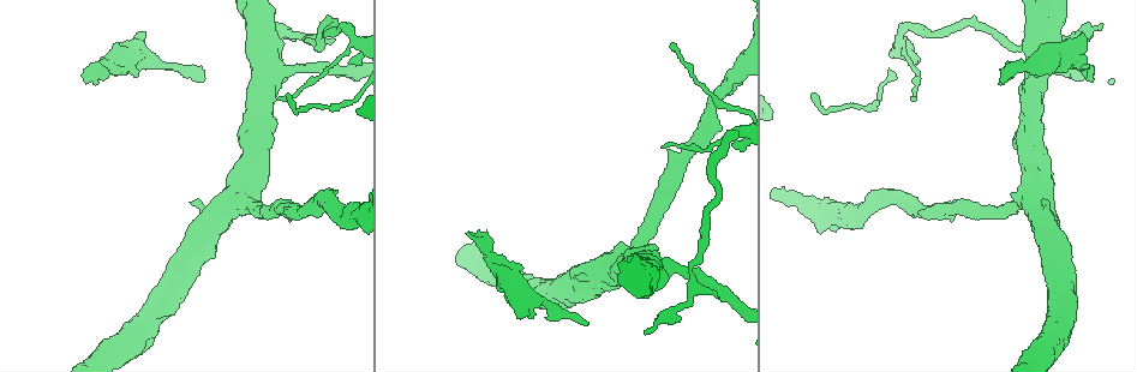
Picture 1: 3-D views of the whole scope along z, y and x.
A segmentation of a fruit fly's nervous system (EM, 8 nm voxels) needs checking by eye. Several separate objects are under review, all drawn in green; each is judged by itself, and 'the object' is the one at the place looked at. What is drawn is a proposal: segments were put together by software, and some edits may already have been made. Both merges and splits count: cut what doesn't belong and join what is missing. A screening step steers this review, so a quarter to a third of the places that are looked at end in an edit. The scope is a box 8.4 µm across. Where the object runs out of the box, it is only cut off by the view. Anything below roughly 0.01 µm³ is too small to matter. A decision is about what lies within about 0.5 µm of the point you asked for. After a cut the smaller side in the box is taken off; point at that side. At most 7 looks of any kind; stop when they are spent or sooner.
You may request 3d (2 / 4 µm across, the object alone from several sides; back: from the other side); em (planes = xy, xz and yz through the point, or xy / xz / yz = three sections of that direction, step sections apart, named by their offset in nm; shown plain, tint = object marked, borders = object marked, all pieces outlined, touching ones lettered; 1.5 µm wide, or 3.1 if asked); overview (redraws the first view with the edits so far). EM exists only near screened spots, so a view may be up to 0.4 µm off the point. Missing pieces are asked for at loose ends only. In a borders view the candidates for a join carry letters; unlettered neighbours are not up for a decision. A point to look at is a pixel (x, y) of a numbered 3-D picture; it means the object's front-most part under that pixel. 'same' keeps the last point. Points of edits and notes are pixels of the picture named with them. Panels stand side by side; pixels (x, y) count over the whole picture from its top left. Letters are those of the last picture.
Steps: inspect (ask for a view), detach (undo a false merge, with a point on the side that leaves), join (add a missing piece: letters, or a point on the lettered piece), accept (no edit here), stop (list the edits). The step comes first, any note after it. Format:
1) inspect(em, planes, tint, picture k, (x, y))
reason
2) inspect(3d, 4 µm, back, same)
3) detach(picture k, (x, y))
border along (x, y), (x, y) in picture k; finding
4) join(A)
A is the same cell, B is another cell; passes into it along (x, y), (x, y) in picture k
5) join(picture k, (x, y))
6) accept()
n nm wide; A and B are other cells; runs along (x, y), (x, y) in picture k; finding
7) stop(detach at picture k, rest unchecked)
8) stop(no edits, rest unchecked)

inspect(em, xz, step 8, borders, picture 1, (1103, 24))
thin end

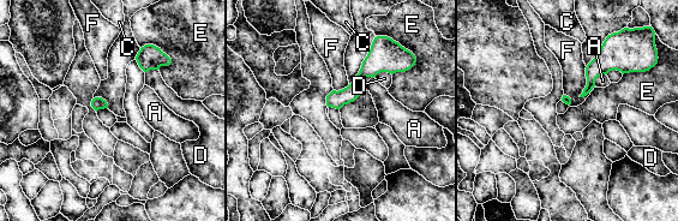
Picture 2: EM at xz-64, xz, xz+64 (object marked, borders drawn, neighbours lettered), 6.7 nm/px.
accept()
A, C, D, E and F are other cells; border along (362, 91), (340, 109) in picture 2; no lettered piece goes on from it

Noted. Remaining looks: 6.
inspect(3d, 4 µm, picture 1, (1003, 73))
branch stops here

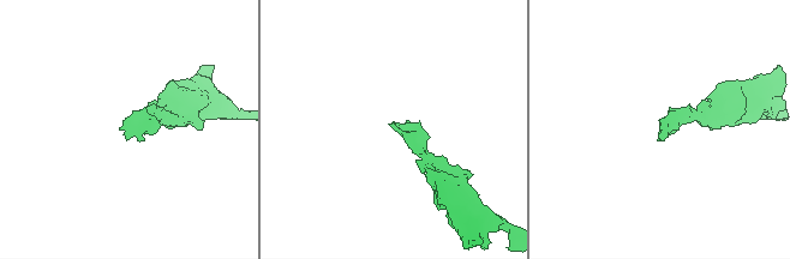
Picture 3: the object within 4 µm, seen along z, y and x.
inspect(em, planes, borders, picture 3, (661, 128))

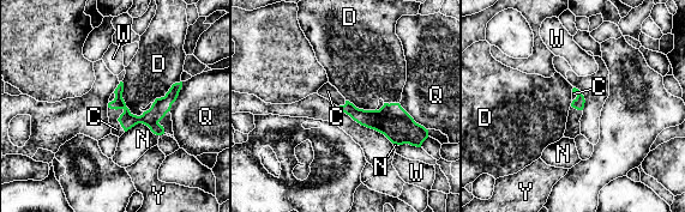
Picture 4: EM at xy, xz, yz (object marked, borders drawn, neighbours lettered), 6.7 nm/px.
join(C)
C is the same cell, D, N, Q, W and Y are other cells; passes into it along (150, 117), (121, 114), (116, 129) in picture 4; it goes on there

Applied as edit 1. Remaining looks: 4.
inspect(em, planes, borders, picture 1, (169, 66))
thick turns thin

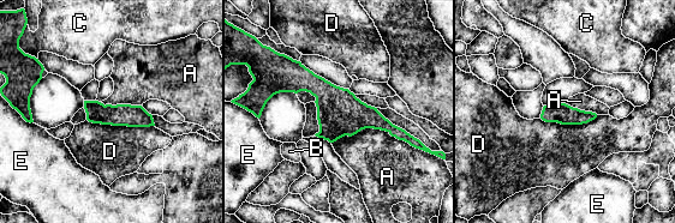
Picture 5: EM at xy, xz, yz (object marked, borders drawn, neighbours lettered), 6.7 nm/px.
accept()
A, B, C, D and E are other cells; runs along (272, 89), (312, 83), (406, 138) in picture 5; all the same neuron

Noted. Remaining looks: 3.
stop(join at picture 4, rest unchecked)

